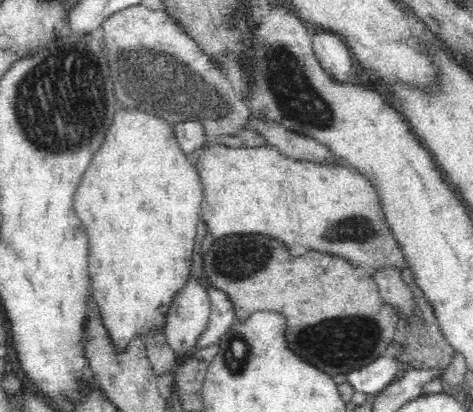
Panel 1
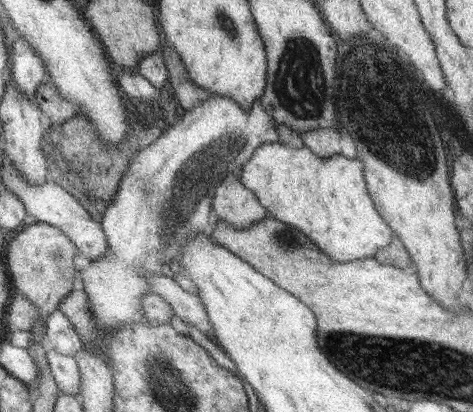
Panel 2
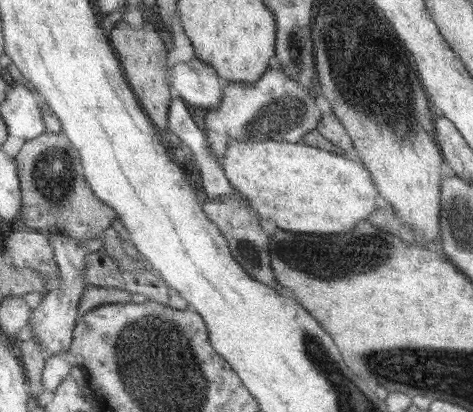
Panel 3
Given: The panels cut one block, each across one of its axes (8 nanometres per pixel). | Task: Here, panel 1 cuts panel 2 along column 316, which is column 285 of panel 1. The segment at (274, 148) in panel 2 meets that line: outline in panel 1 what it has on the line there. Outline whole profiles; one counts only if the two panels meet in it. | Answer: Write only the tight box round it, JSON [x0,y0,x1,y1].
[196,144,406,268]

